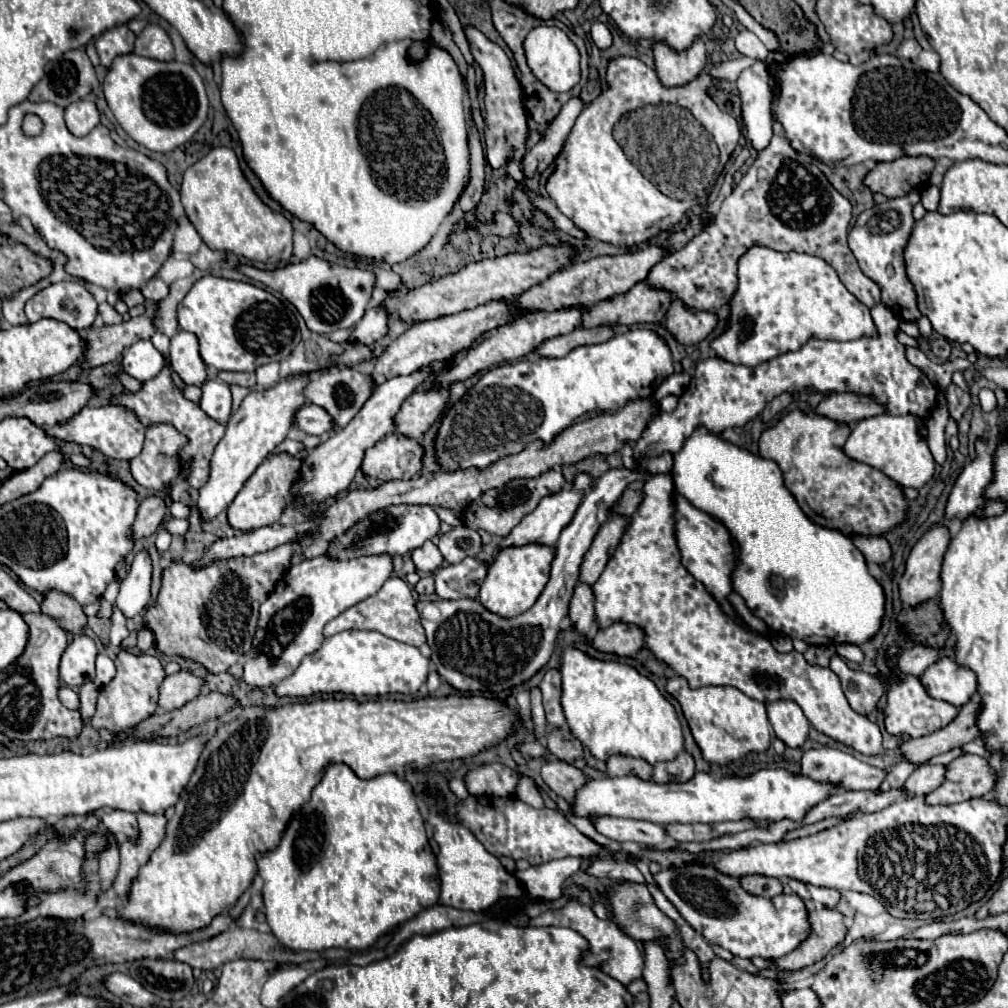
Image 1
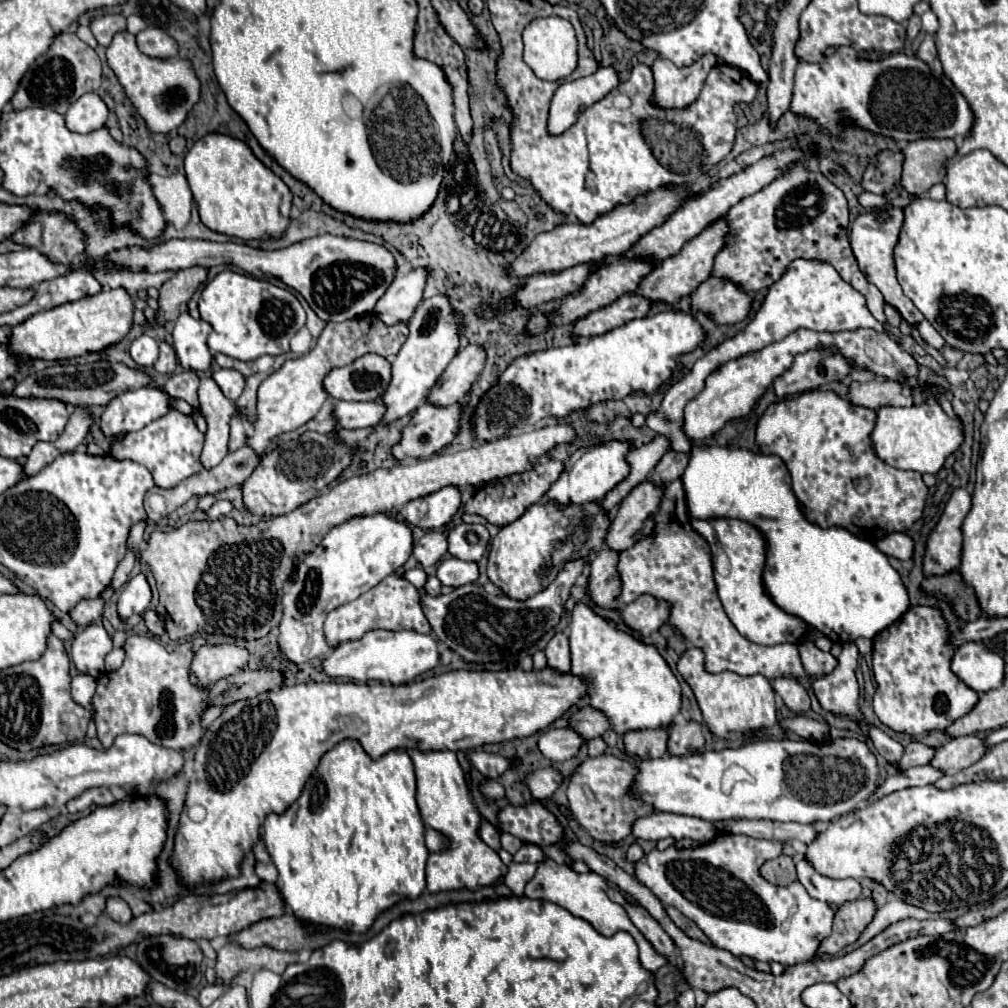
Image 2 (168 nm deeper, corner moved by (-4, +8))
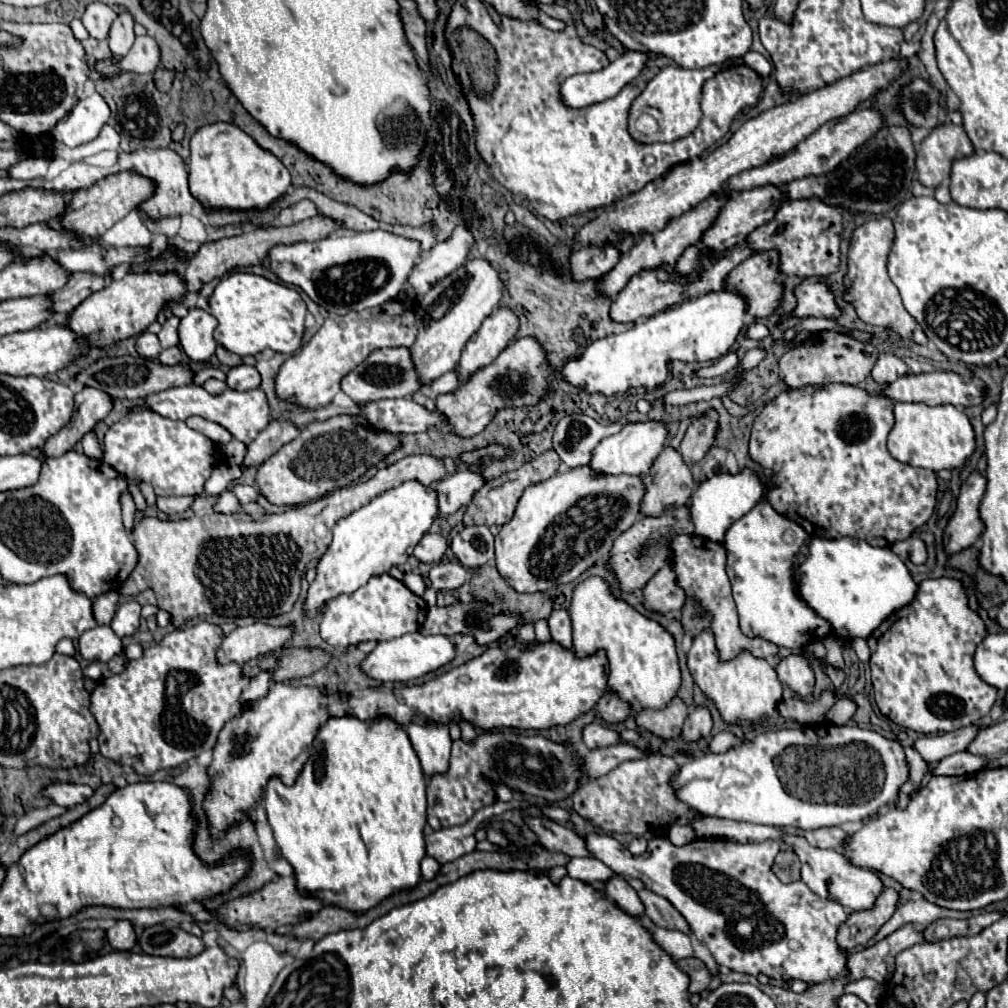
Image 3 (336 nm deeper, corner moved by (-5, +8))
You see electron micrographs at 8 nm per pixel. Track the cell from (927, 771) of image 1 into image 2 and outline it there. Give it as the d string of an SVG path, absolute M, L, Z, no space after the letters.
M976 735L956 737L936 749L930 765L940 769L942 773L960 771L960 769L966 769L972 763L976 763L984 755L984 751L986 751L986 747L982 745L982 741Z

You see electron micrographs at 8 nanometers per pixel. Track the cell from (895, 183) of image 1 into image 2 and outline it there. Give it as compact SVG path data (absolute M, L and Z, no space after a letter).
M920 139L908 143L902 155L900 185L910 195L922 195L944 179L946 163L956 155L956 145L952 139Z

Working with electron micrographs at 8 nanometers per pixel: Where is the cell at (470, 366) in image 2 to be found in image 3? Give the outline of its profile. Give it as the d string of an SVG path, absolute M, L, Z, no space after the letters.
M509 307L495 309L479 327L479 331L467 341L461 361L459 361L459 375L469 377L477 369L489 365L515 337L519 329L519 319Z

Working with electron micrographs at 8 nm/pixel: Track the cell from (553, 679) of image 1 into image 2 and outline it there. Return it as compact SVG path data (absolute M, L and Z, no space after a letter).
M556 633L552 641L546 647L546 659L548 667L560 675L570 673L570 649L568 649L568 637L564 633Z

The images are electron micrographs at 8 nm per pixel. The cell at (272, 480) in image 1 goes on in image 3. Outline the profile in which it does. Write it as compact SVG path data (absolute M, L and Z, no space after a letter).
M335 415L331 419L325 419L323 423L311 423L305 429L301 429L299 437L291 443L283 445L275 455L271 455L257 471L257 485L261 493L275 505L301 505L307 501L313 501L317 497L323 497L325 493L347 487L353 481L357 481L361 475L365 475L371 467L375 467L381 459L391 455L401 447L401 435L379 431L367 425L367 421L361 415Z

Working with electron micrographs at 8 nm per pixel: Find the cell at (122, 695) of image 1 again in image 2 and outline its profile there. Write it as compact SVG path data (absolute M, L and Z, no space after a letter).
M130 635L124 643L124 663L120 669L112 673L104 673L98 679L98 689L92 697L94 703L94 721L98 727L98 739L108 749L116 735L122 733L138 733L148 737L156 745L164 745L170 749L190 749L202 737L200 733L200 715L206 711L206 689L198 689L188 681L188 667L192 661L190 643L180 643L172 653L168 653L156 639L144 635Z

